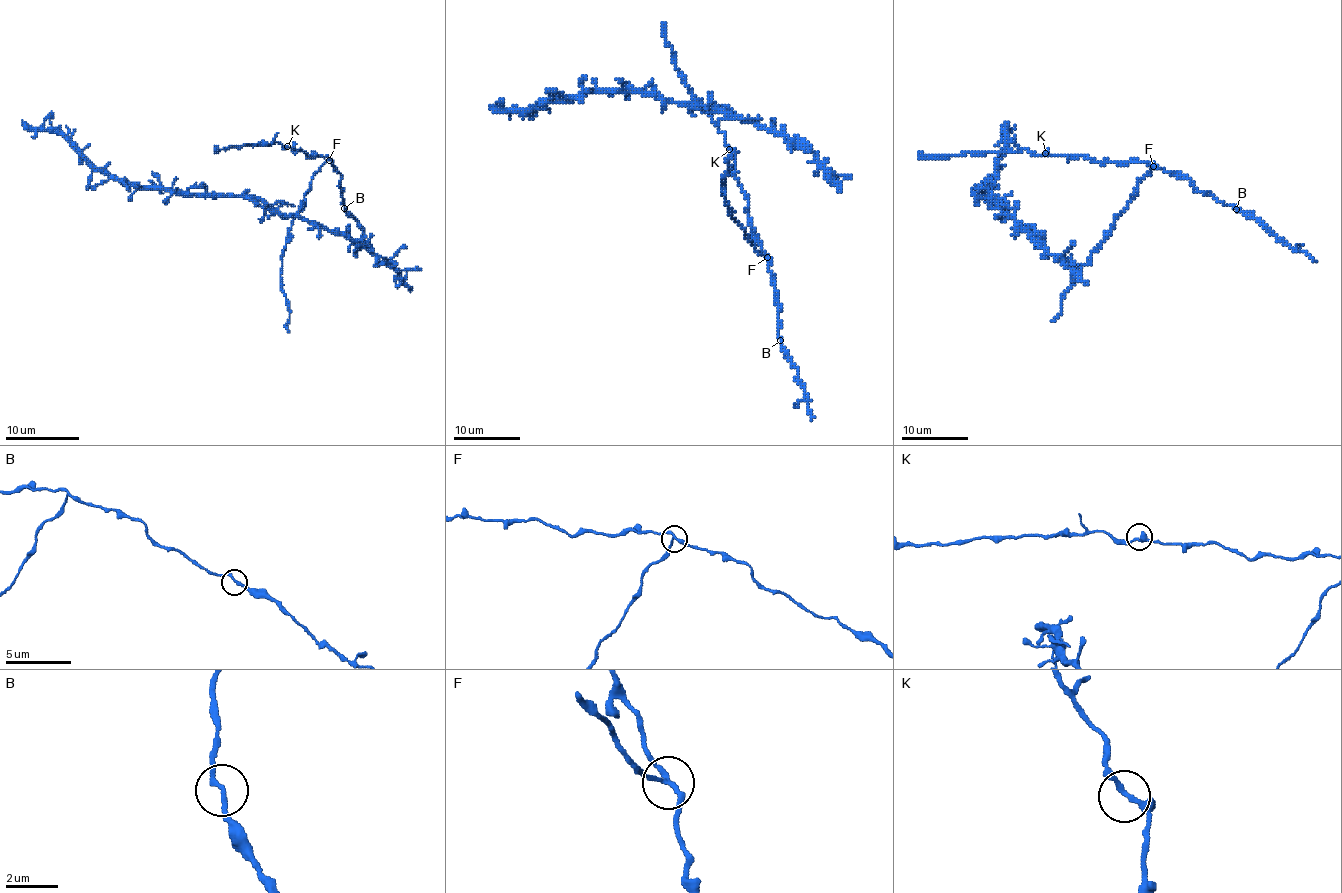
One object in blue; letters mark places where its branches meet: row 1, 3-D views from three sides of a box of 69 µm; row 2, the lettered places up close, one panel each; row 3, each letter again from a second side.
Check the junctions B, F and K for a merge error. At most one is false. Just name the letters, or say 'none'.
F

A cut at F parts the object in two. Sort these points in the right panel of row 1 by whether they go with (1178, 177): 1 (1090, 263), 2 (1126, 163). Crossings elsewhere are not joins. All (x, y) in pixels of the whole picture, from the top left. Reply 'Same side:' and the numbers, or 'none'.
Same side: 2

